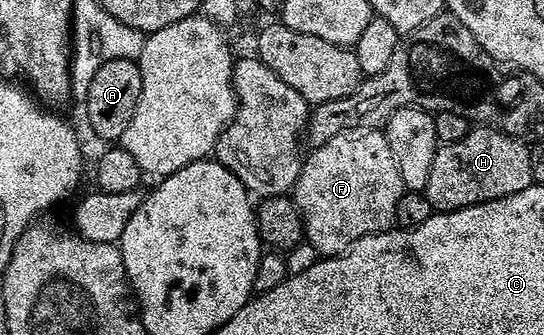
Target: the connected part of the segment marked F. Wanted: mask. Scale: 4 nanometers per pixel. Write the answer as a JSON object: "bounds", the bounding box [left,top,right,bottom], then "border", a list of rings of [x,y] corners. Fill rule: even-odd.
{"bounds":[294,129,406,255],"border":[[[383,129],[341,132],[311,153],[300,163],[294,201],[304,221],[307,245],[312,245],[317,255],[342,254],[358,239],[396,226],[394,208],[406,191]]]}

